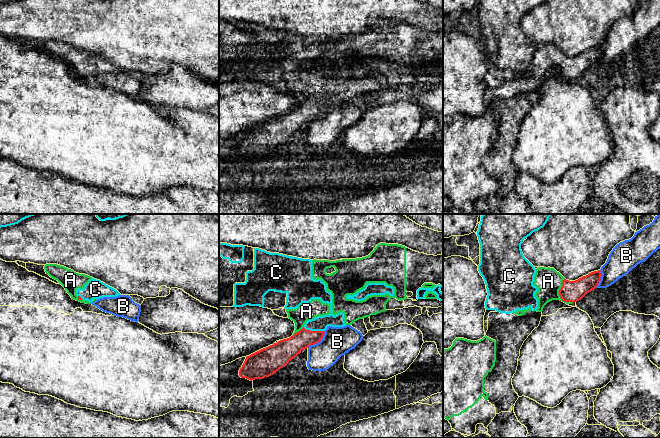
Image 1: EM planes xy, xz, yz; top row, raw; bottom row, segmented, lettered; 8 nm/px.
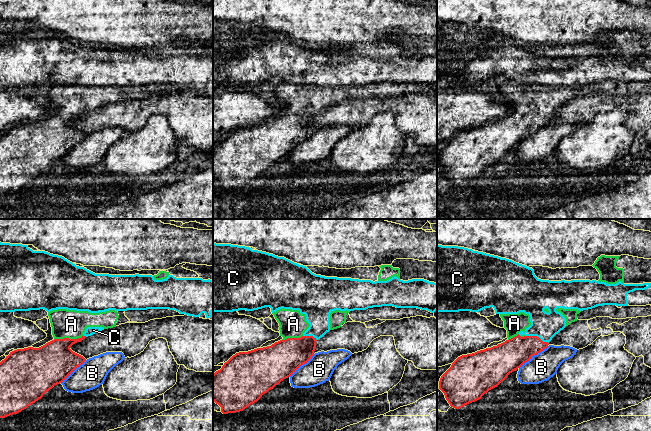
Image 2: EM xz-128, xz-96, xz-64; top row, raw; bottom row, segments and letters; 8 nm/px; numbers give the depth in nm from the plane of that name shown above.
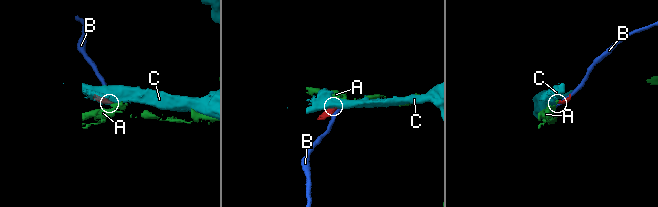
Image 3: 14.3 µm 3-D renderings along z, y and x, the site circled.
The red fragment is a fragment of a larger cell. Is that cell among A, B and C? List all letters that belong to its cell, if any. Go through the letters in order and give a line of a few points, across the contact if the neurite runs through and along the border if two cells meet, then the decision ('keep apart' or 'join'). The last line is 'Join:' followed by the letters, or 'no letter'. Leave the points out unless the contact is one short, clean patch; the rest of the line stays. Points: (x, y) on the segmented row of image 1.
A: line yz (571, 291), (559, 294), (548, 281); join
B: keep apart
C: line xz (303, 326), (309, 330), (323, 331); keep apart
Join: A

